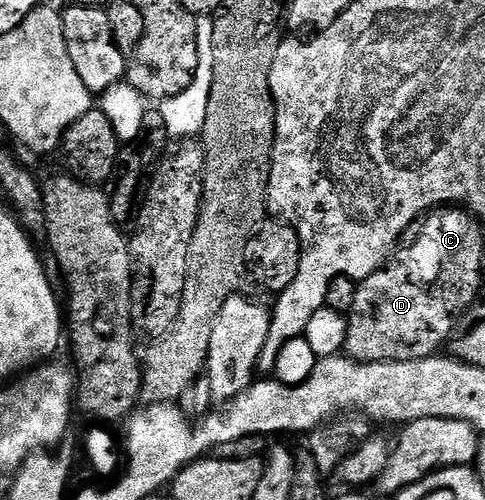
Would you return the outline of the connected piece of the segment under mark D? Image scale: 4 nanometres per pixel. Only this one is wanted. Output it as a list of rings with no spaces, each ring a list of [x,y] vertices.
[[[385,264],[359,281],[354,306],[348,316],[344,352],[360,364],[421,360],[437,355],[443,349],[440,347],[449,343],[460,319],[457,312],[436,312],[428,288],[420,288],[420,280],[416,280],[416,268],[396,268],[396,264]]]

